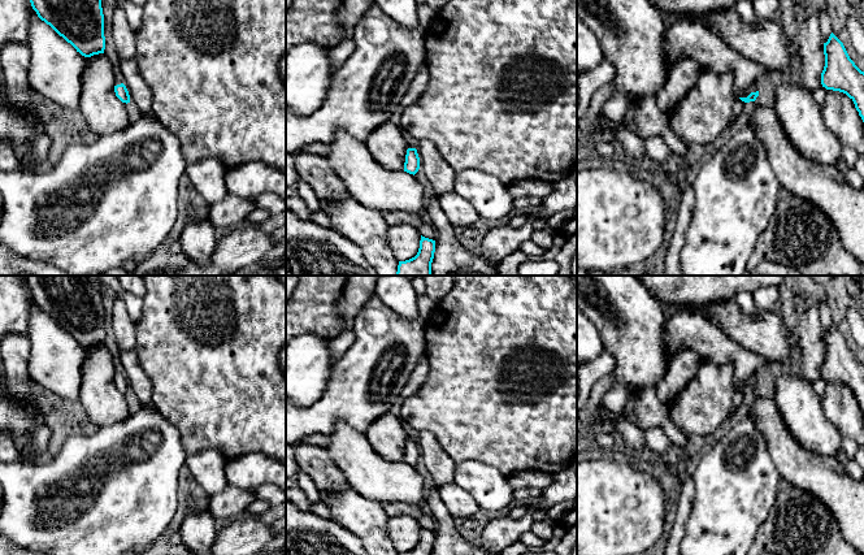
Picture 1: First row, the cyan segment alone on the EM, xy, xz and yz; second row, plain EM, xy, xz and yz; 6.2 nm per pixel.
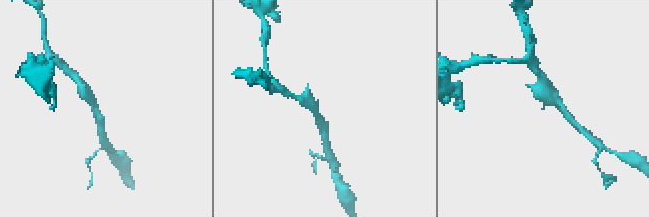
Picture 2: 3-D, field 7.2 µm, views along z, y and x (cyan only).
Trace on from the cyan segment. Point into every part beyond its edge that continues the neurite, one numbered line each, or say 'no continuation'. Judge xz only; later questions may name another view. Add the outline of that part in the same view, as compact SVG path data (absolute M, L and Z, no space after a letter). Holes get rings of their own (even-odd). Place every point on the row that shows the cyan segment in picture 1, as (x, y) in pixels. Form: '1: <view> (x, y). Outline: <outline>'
no continuation

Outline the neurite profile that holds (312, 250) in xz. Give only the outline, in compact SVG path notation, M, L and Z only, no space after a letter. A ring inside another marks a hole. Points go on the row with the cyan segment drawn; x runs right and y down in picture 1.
M286 208L286 256L294 276L378 276L362 248Z

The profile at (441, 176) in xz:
M421 140L417 153L420 168L424 170L437 195L453 191L456 172L444 161L435 146L431 142Z

